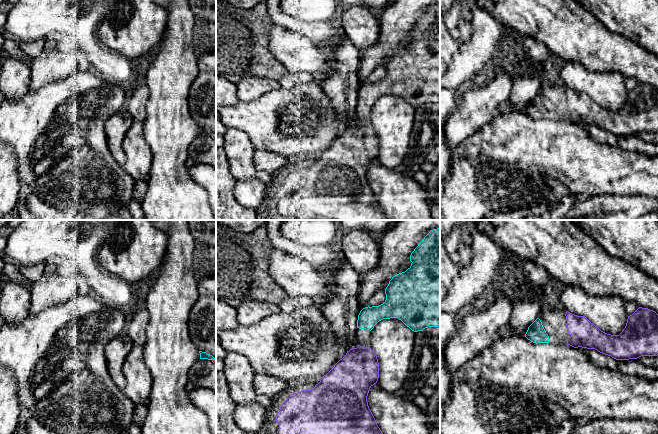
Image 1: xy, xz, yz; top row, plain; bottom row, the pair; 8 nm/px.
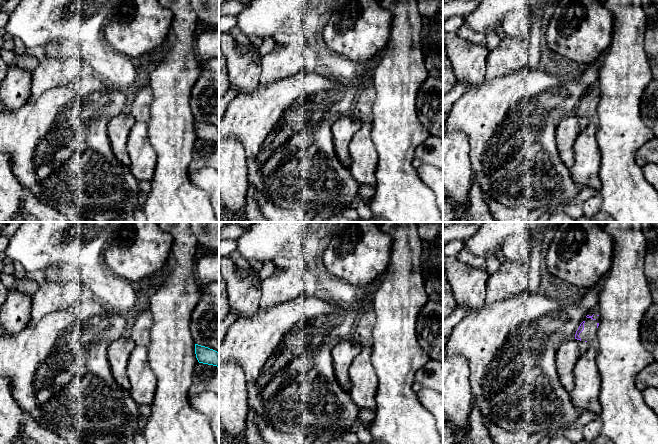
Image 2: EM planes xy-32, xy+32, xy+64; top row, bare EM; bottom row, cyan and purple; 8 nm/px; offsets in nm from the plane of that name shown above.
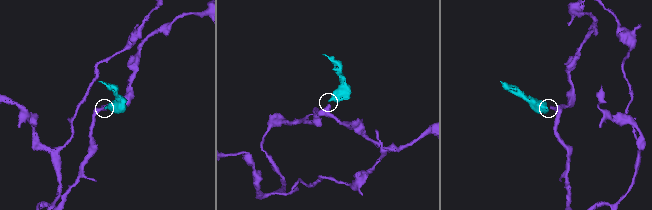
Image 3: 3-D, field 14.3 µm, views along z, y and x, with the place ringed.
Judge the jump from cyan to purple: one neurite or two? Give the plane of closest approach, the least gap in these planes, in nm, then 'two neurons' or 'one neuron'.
xz | 140 nm | one neuron

